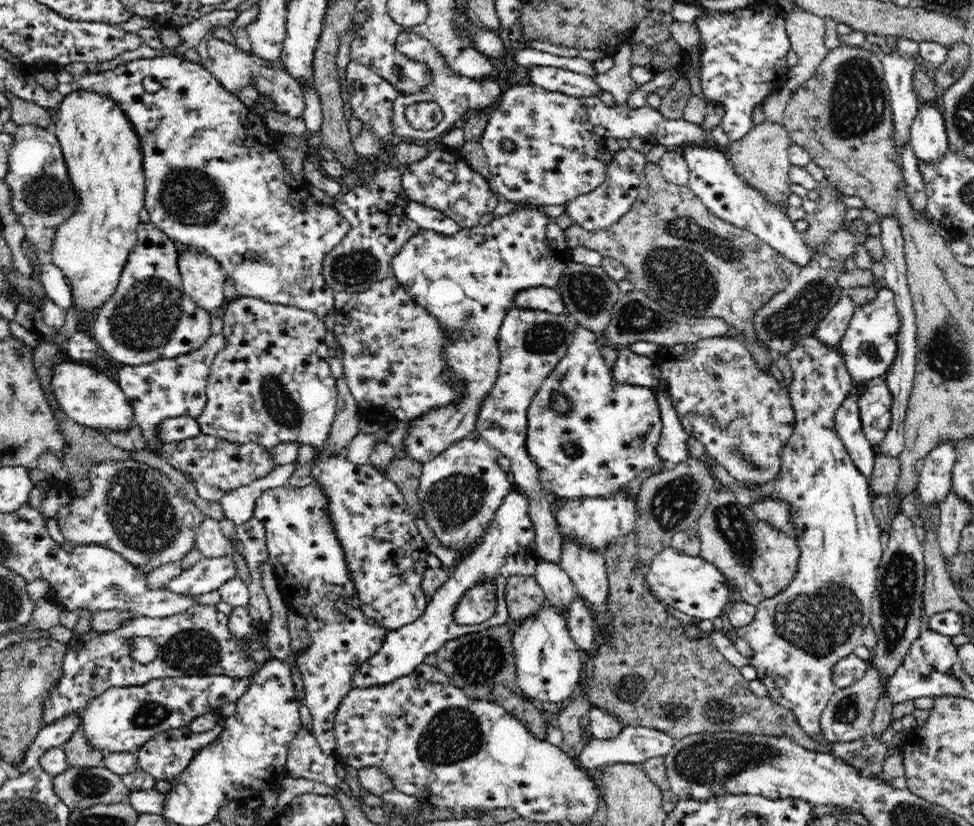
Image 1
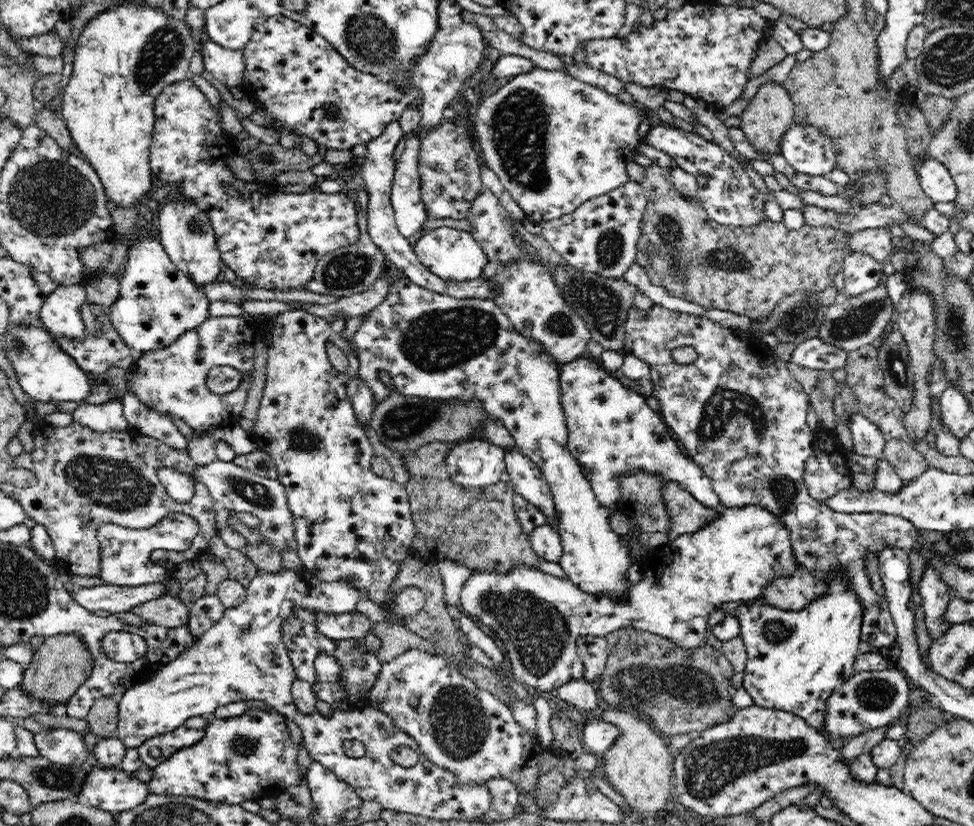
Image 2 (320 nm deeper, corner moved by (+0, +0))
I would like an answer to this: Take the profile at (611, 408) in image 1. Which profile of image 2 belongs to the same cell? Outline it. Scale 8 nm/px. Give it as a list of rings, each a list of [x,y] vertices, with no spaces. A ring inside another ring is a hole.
[[[585,356],[562,365],[559,381],[566,428],[568,429],[568,449],[578,464],[588,470],[587,477],[595,497],[600,501],[600,504],[608,507],[610,512],[616,511],[616,504],[620,498],[620,478],[626,473],[636,474],[636,472],[658,474],[664,479],[676,481],[705,507],[707,506],[711,510],[721,508],[721,500],[713,489],[711,478],[704,474],[704,471],[690,456],[682,453],[669,427],[661,419],[660,413],[648,405],[644,396],[631,390],[619,375],[606,371],[598,359]]]

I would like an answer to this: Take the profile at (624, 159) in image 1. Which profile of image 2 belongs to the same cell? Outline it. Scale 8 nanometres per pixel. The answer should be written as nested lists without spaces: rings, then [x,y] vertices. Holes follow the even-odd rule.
[[[629,179],[622,186],[615,187],[608,194],[594,196],[584,202],[572,214],[563,215],[561,218],[544,222],[541,234],[554,252],[558,252],[566,262],[567,267],[594,272],[604,278],[623,279],[624,272],[635,263],[638,240],[642,234],[642,220],[646,213],[646,193],[641,183]]]

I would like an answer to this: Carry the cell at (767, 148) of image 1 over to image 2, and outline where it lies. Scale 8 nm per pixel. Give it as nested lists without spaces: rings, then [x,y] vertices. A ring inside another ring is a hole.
[[[764,82],[754,98],[750,100],[746,110],[742,112],[741,130],[746,134],[746,139],[754,146],[756,153],[767,154],[767,157],[780,154],[782,140],[790,125],[794,124],[795,107],[786,88],[774,82]]]

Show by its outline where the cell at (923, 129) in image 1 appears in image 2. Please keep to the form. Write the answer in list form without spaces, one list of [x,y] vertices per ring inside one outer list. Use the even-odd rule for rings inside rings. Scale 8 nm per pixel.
[[[929,155],[916,165],[919,183],[932,203],[954,203],[957,188],[950,171]]]

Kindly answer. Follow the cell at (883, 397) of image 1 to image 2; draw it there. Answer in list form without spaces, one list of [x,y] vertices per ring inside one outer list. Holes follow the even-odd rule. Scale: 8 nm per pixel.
[[[859,412],[852,416],[848,425],[853,438],[852,451],[856,456],[875,456],[876,458],[883,456],[883,448],[887,440],[877,423],[870,422],[870,419]]]

